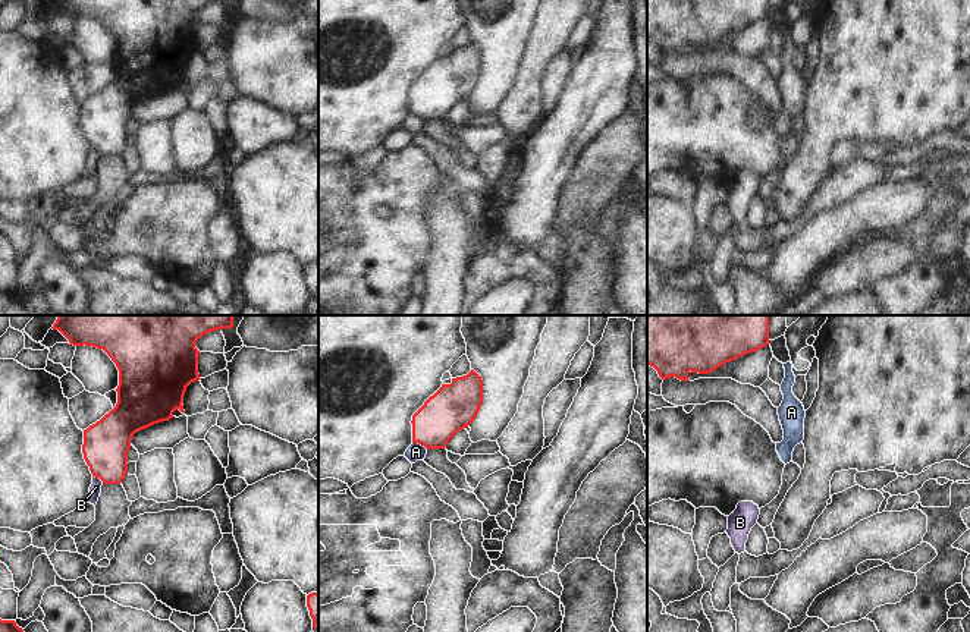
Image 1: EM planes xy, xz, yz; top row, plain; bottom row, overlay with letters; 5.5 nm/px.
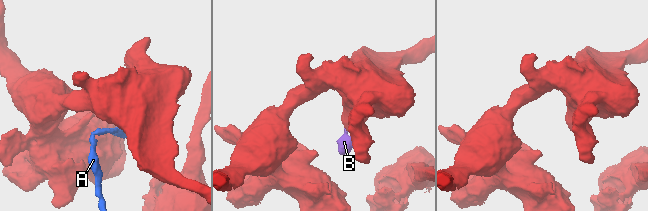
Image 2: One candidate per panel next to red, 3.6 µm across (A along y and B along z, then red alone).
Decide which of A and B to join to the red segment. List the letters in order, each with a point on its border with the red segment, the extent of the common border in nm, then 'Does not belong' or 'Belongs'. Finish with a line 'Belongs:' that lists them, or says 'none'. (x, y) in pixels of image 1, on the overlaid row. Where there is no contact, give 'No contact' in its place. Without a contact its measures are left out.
A: Touches red at xz (420, 443). Shared border 100 nm. Does not belong
B: Touches red at xy (99, 477). Shared border 80 nm. Does not belong
Belongs: none

